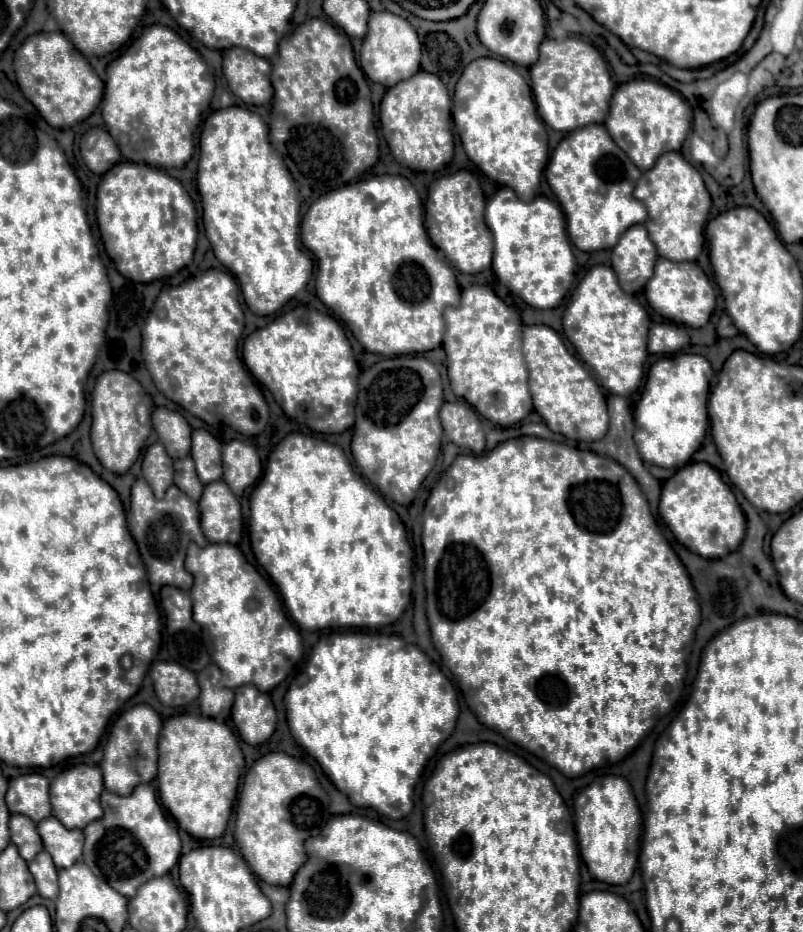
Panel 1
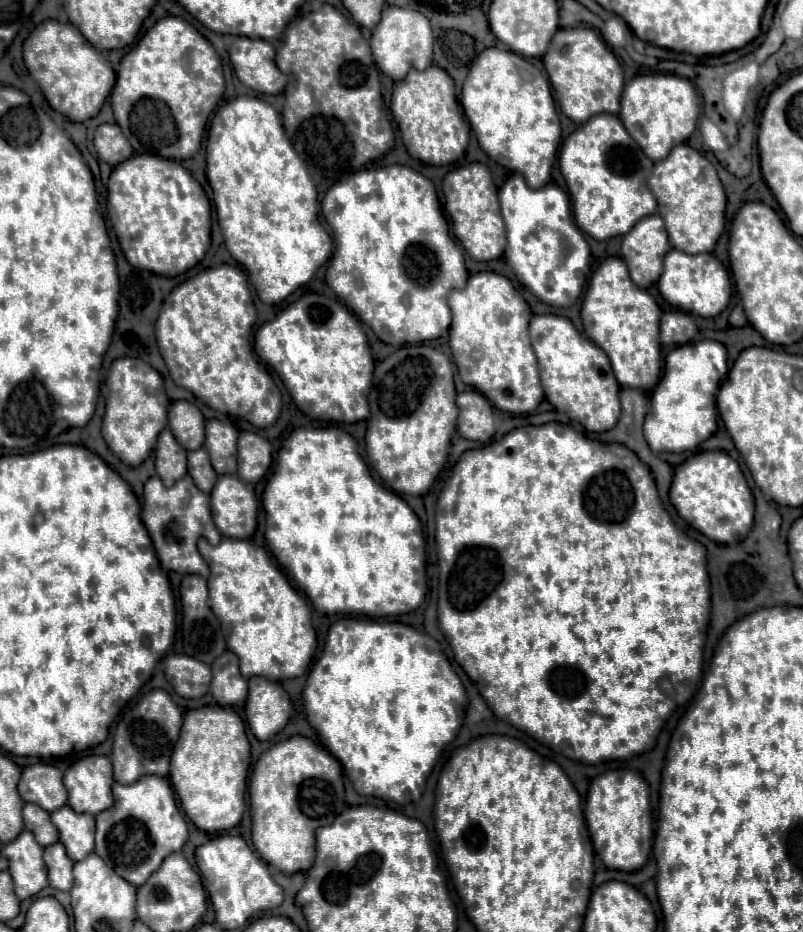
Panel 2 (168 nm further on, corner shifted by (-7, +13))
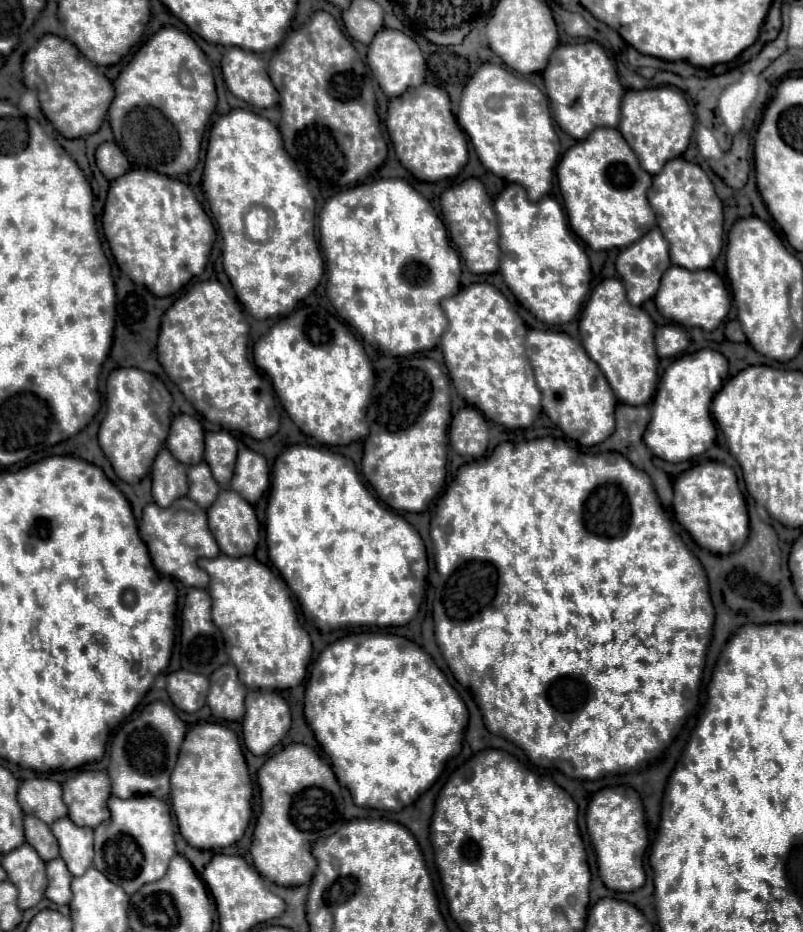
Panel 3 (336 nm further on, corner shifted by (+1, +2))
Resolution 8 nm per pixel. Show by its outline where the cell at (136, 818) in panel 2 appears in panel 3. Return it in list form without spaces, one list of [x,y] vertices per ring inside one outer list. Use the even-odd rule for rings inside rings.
[[[111,796],[107,806],[111,808],[111,818],[95,828],[93,866],[127,894],[135,894],[143,884],[163,878],[171,856],[175,856],[175,826],[171,812],[167,802],[155,796],[135,796],[129,800]]]

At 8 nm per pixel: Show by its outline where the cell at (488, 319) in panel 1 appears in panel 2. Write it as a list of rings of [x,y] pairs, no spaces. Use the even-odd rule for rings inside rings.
[[[493,271],[475,273],[469,277],[463,289],[453,289],[449,293],[449,305],[453,311],[449,345],[453,351],[453,359],[457,363],[461,381],[465,385],[475,387],[501,411],[529,413],[537,409],[537,405],[543,401],[543,387],[539,379],[537,357],[531,349],[531,339],[529,339],[529,321],[533,313],[529,305],[525,303],[525,299],[521,297],[521,293],[511,285],[511,281]]]

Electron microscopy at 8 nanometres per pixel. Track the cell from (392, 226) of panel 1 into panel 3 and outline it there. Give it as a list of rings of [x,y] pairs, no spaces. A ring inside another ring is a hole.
[[[399,178],[357,184],[325,202],[319,212],[319,234],[327,262],[327,298],[367,344],[391,356],[411,356],[439,344],[439,336],[447,328],[441,300],[459,290],[461,262],[447,238],[445,224],[423,194]]]

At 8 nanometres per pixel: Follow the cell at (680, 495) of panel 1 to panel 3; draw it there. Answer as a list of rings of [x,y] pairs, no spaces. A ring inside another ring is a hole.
[[[713,460],[697,464],[675,480],[673,490],[675,518],[701,548],[713,554],[731,554],[745,544],[749,534],[749,516],[733,468]]]

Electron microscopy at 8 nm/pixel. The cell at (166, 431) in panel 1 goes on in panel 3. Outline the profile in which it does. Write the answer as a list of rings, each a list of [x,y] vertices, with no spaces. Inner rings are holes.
[[[177,414],[165,444],[181,464],[199,464],[203,460],[203,426],[189,414]]]

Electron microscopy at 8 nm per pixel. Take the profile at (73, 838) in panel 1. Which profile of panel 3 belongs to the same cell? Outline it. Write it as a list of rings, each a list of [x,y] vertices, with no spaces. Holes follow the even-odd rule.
[[[69,818],[51,824],[59,840],[59,854],[73,876],[81,876],[93,862],[93,828],[79,828]]]

